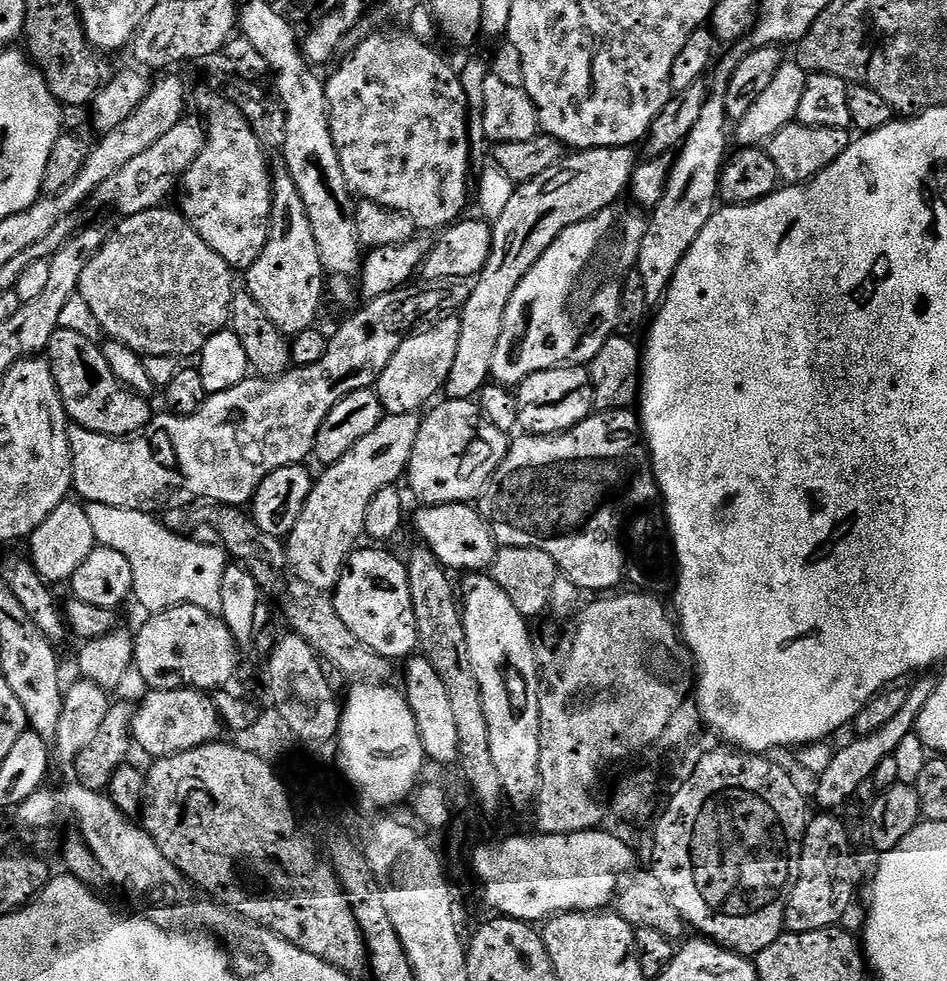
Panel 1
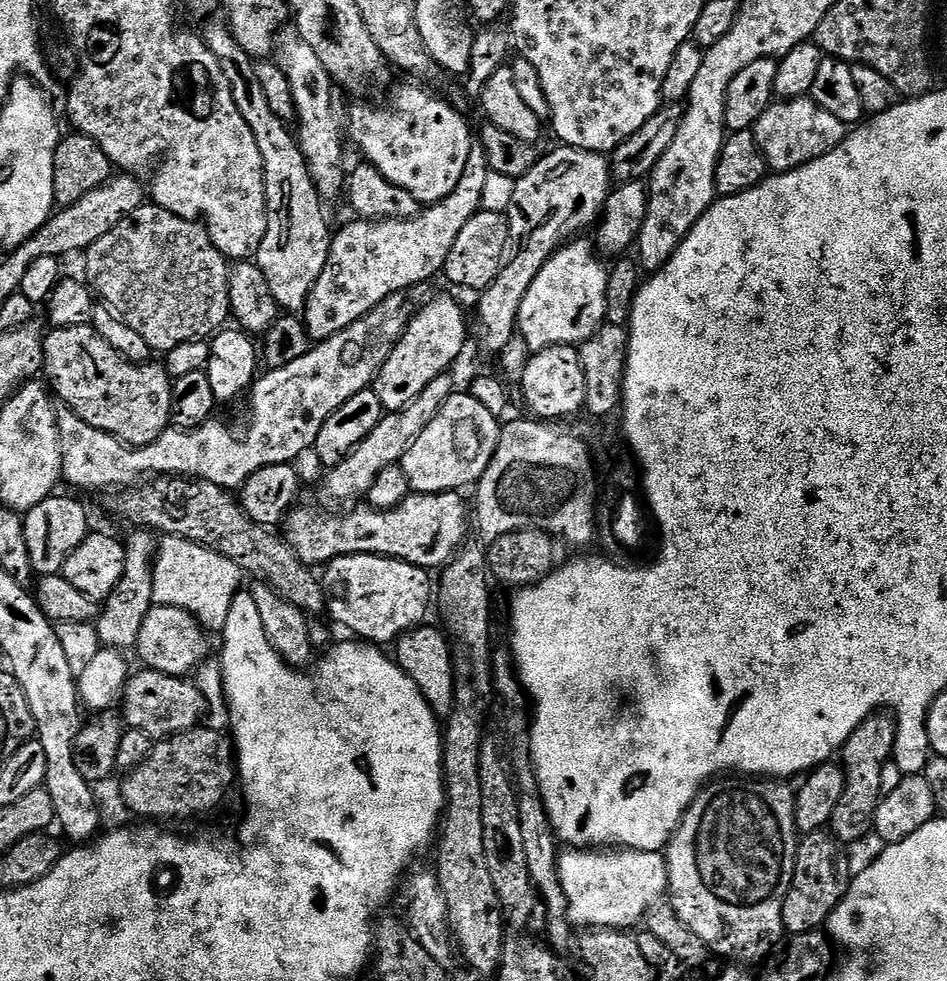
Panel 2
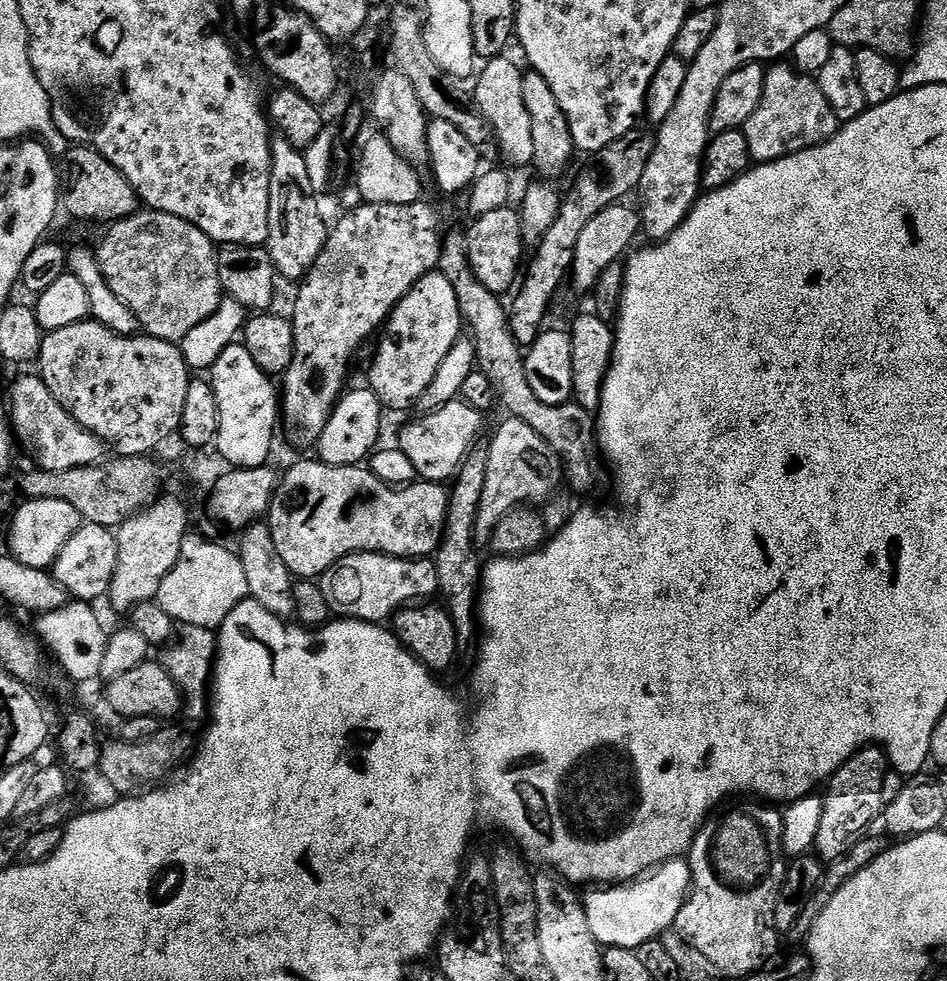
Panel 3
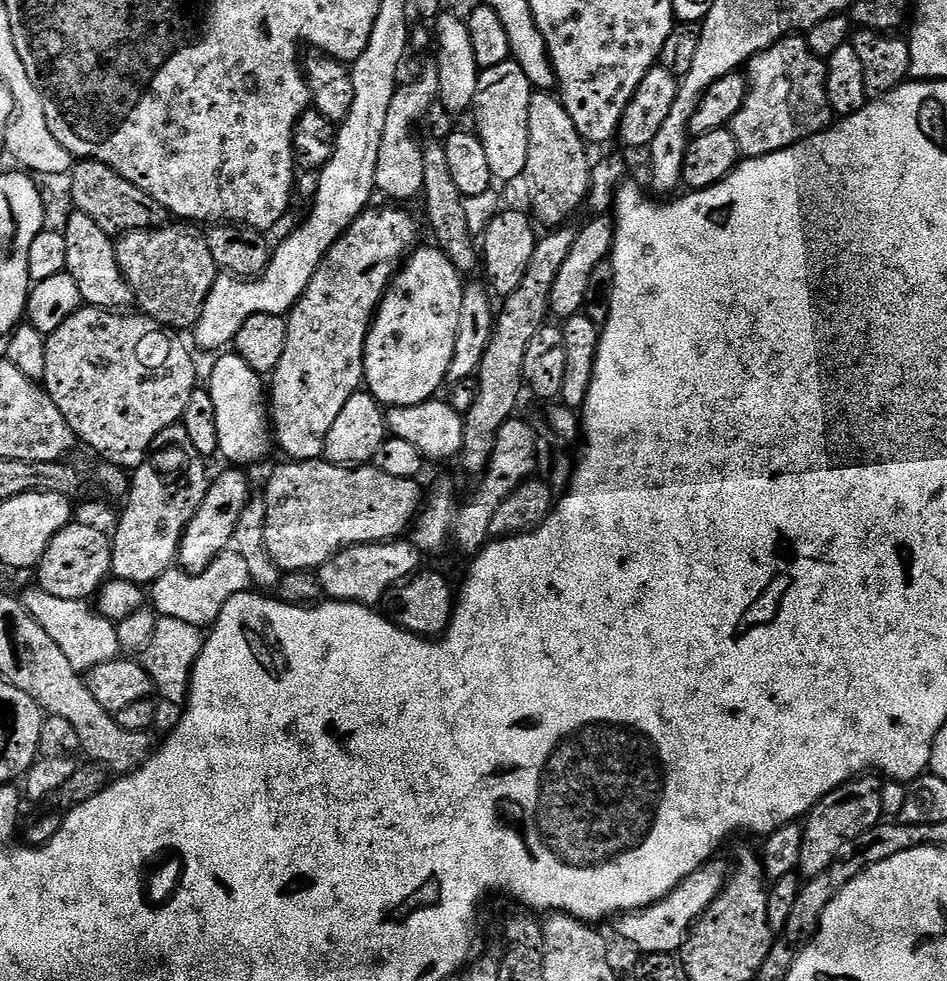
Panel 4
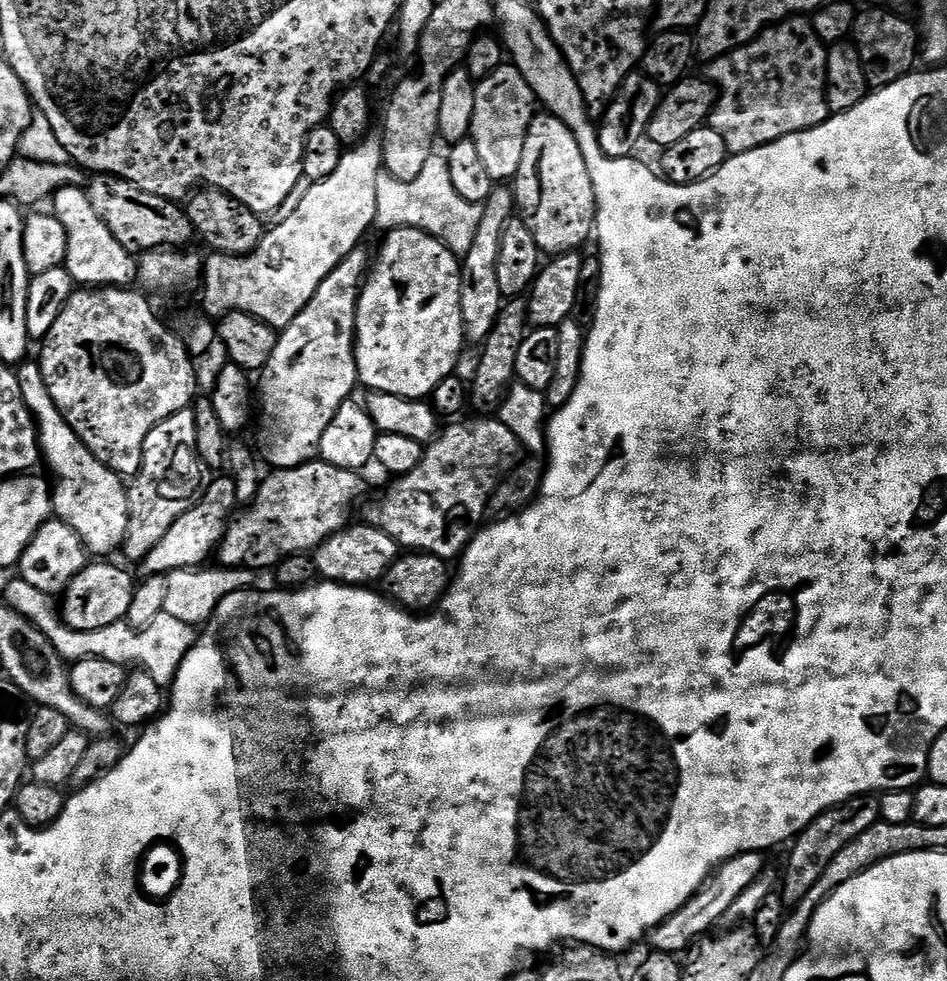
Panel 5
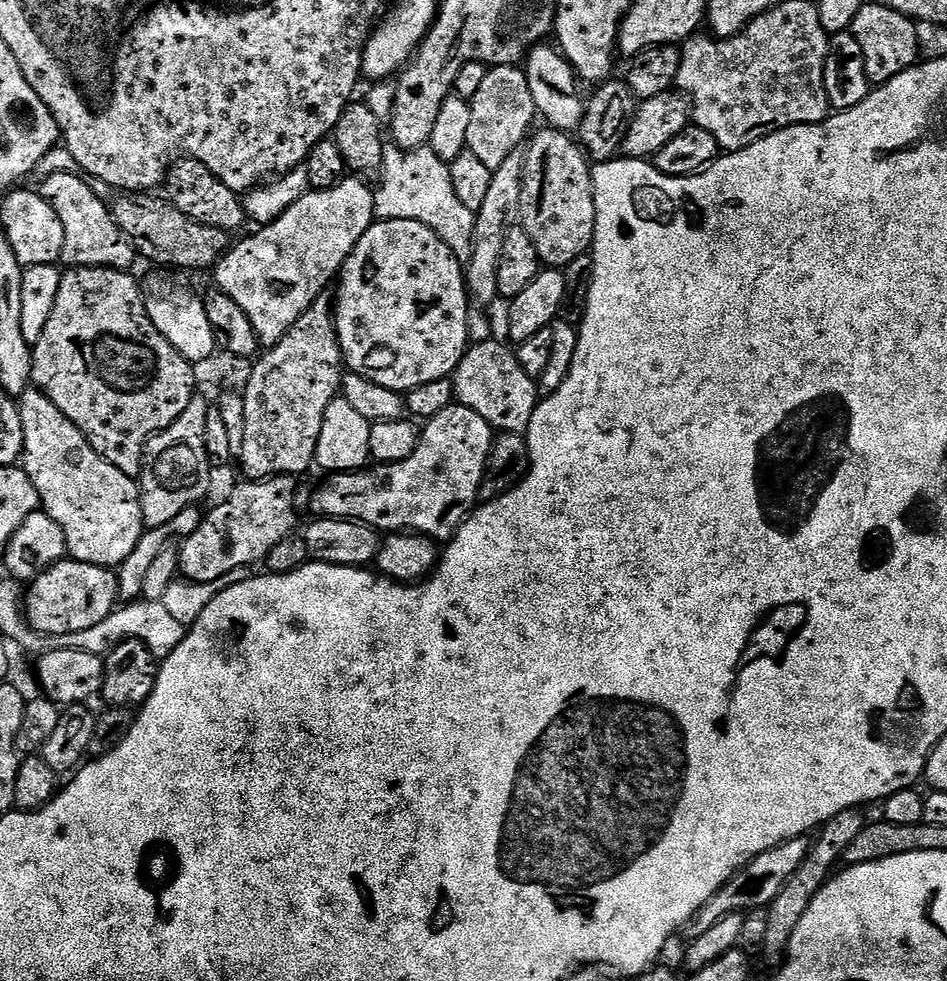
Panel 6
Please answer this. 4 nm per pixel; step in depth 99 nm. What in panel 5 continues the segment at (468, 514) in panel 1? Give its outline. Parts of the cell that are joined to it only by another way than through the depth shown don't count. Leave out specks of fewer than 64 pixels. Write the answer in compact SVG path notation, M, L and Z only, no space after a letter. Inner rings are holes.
M319 458L297 468L277 468L269 471L261 479L256 499L229 523L228 529L224 532L224 538L214 553L215 559L220 559L217 560L219 567L272 570L287 556L311 553L327 536L349 527L353 519L352 507L360 496L360 476L359 471L339 468Z

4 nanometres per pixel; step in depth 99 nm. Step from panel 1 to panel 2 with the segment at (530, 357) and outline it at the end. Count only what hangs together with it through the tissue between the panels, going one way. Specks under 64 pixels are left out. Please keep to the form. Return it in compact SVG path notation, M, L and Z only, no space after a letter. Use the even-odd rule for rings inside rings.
M591 239L567 244L557 248L546 266L542 266L521 303L516 326L519 339L524 339L529 353L559 344L579 346L606 322L608 268L600 261L601 253Z

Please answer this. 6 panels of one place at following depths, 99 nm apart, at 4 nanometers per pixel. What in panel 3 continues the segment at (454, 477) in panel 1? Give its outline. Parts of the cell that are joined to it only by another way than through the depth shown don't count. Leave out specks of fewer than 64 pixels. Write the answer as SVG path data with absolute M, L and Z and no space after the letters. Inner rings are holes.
M457 398L442 406L437 412L430 412L408 424L400 432L398 447L414 462L414 470L421 480L448 482L455 477L460 463L468 457L468 451L477 443L482 414L469 404Z

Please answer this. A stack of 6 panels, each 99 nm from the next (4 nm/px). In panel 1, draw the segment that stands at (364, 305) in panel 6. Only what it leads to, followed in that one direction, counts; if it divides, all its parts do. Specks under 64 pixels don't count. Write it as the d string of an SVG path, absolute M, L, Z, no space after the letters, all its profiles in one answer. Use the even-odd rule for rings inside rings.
M448 314L443 318L445 320L437 319L423 330L413 331L412 335L402 342L402 346L398 346L394 358L390 358L390 366L386 366L386 370L376 381L374 391L387 415L419 413L423 404L431 405L437 399L435 396L441 395L444 383L448 381L450 366L454 366L454 354L458 354L460 333L460 321L455 315Z

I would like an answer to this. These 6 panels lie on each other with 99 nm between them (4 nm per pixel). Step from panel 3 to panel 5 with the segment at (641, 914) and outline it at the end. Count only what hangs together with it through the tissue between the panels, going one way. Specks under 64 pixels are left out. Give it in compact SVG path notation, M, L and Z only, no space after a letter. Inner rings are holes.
M740 852L725 864L720 865L709 876L707 882L673 916L668 916L658 927L652 929L650 941L652 940L653 945L651 947L657 952L687 953L693 942L713 931L714 925L722 918L722 914L726 914L726 910L730 910L731 904L738 899L738 894L742 894L742 890L746 890L750 882L758 879L766 867L764 859L766 856L762 852Z

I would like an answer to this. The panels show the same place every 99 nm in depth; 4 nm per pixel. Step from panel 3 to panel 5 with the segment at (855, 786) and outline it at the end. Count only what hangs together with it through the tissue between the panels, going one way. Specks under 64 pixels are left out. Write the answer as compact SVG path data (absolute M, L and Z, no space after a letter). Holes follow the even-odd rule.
M872 794L855 796L814 818L814 822L810 822L810 826L806 826L806 830L802 830L790 844L792 853L788 856L784 872L782 868L782 899L785 905L795 906L802 902L802 898L806 898L810 891L810 886L814 886L814 882L822 878L822 870L830 866L830 858L834 858L834 854L842 850L842 846L850 846L850 842L854 842L854 838L858 838L862 830L870 830L870 826L874 826L879 820L880 802Z

